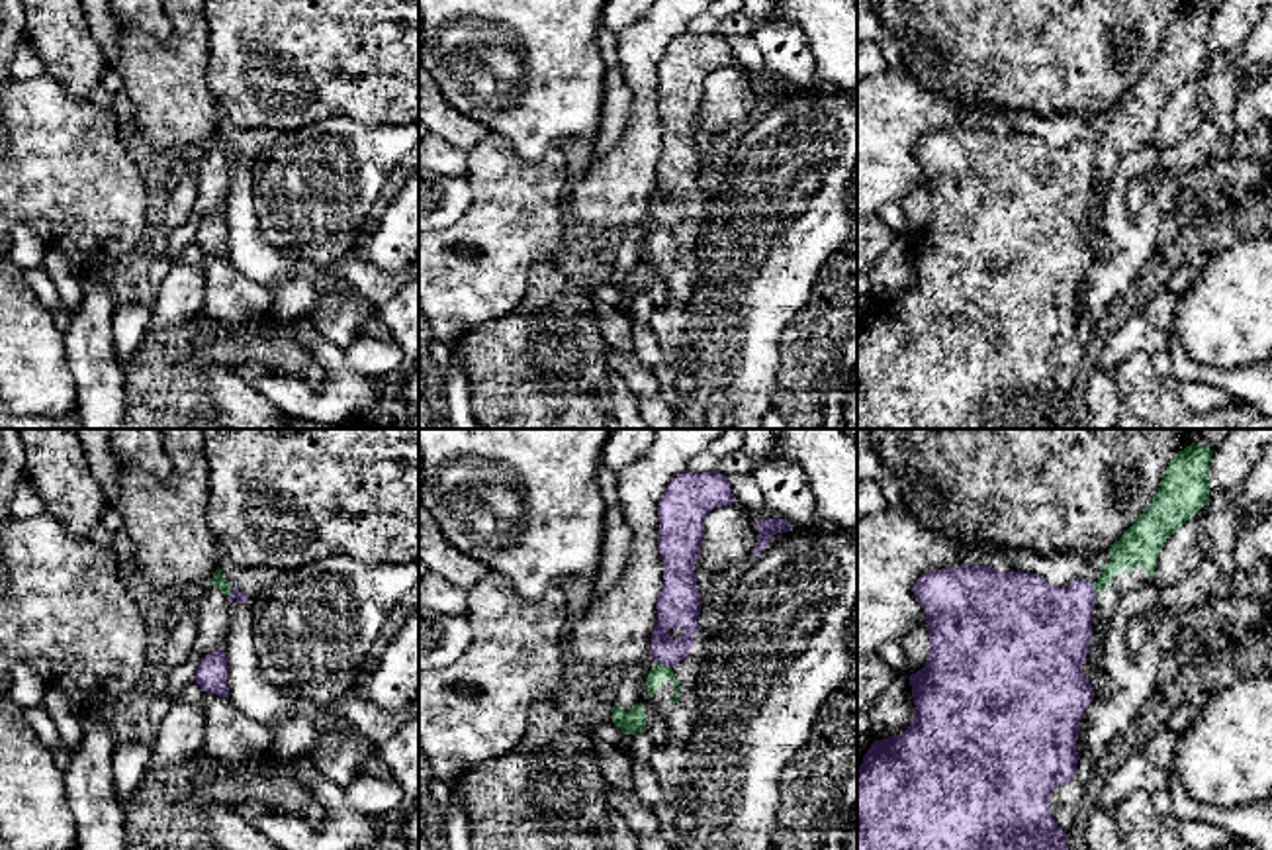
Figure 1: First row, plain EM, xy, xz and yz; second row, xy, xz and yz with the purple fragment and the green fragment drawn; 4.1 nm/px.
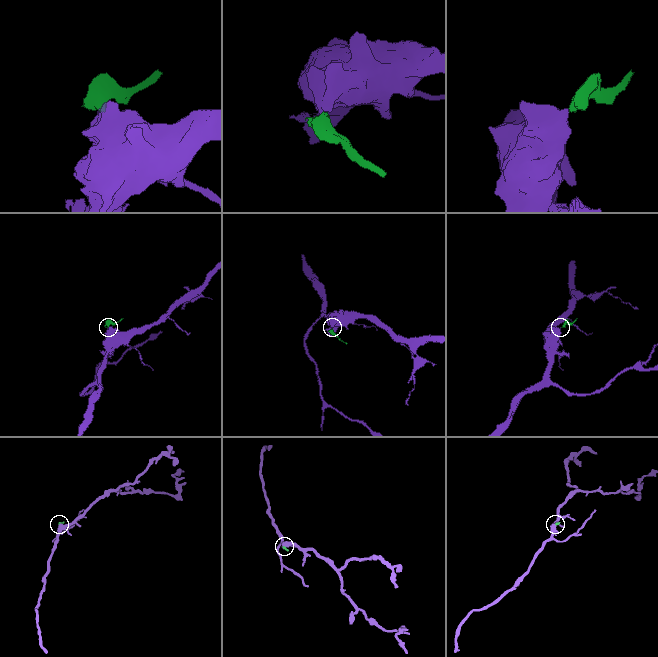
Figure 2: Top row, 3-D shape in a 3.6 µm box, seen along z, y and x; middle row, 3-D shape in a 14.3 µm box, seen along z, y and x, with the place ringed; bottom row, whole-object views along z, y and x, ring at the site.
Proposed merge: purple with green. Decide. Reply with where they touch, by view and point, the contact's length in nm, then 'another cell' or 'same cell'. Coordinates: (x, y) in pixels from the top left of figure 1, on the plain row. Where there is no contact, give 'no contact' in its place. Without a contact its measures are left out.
contact xz (664, 226); length 60 nm; another cell

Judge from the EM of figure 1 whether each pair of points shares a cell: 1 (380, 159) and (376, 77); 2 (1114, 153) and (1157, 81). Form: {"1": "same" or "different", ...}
{"1": "different", "2": "same"}

